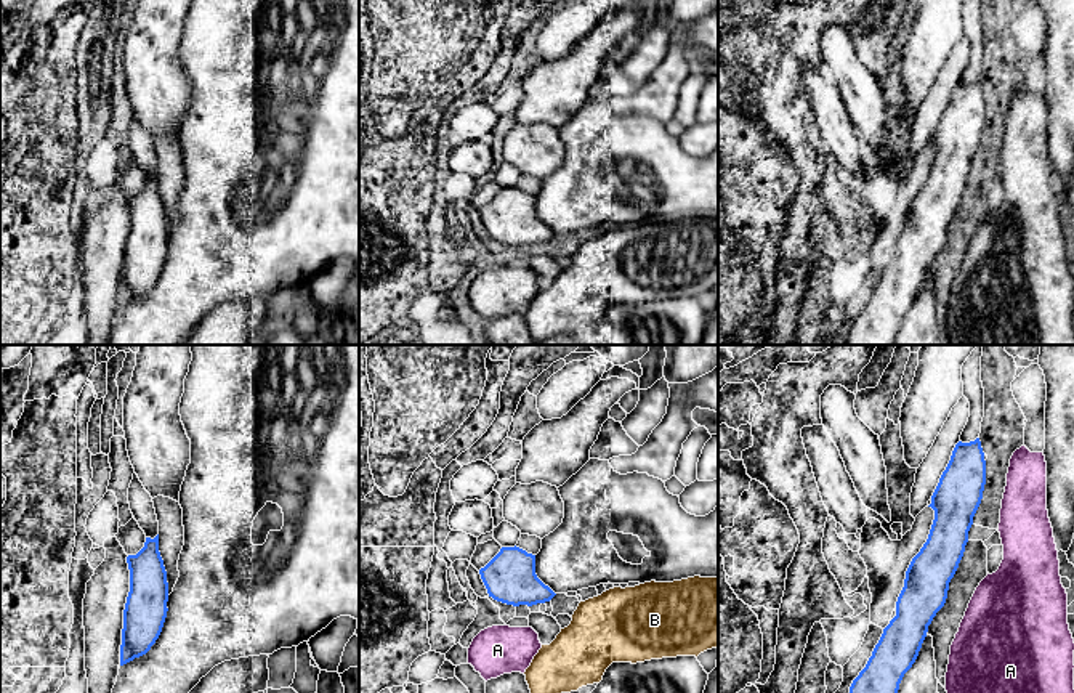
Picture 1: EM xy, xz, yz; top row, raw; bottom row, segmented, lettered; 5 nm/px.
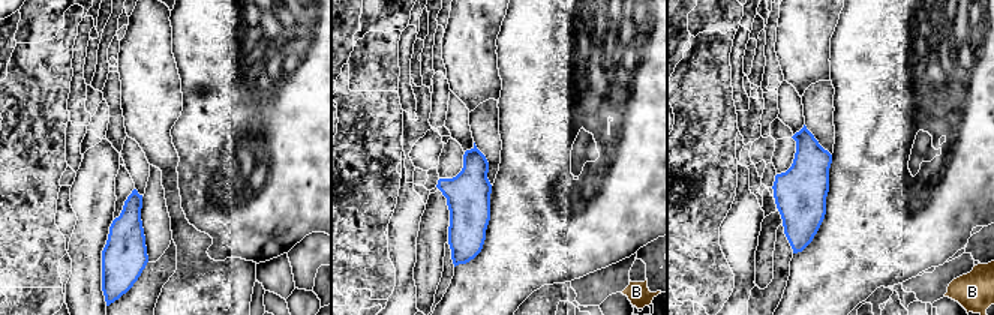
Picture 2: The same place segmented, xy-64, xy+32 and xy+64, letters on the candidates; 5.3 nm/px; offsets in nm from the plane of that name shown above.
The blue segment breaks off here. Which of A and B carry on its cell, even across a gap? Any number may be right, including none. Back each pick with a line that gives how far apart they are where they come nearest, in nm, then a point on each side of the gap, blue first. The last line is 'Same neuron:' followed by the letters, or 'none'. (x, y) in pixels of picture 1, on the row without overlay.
Same neuron: none

